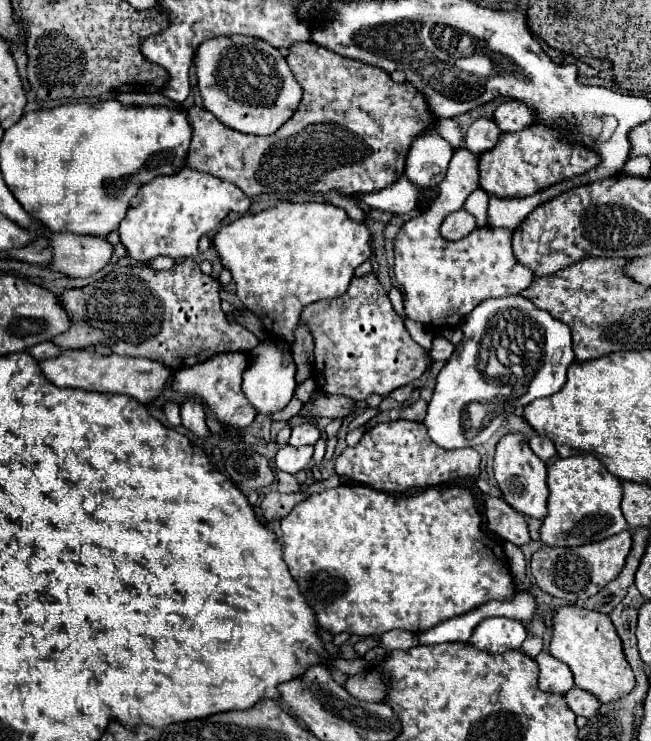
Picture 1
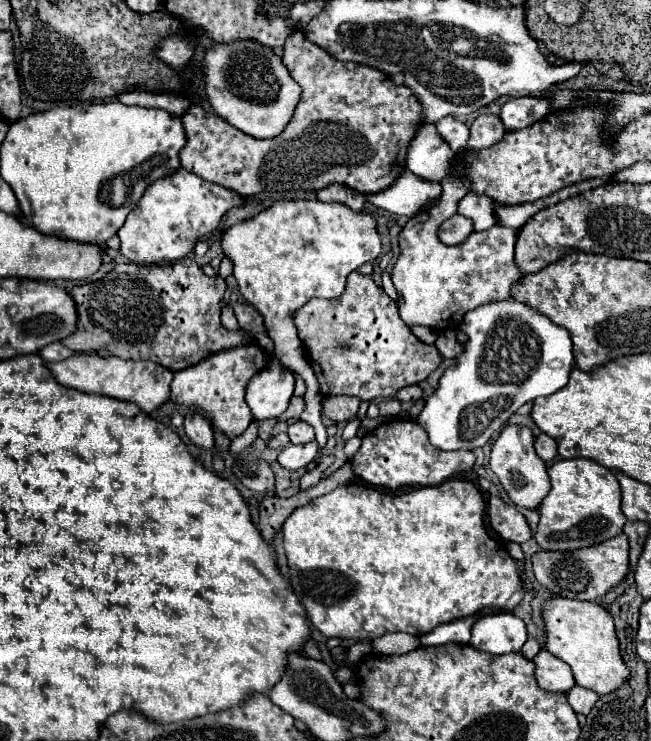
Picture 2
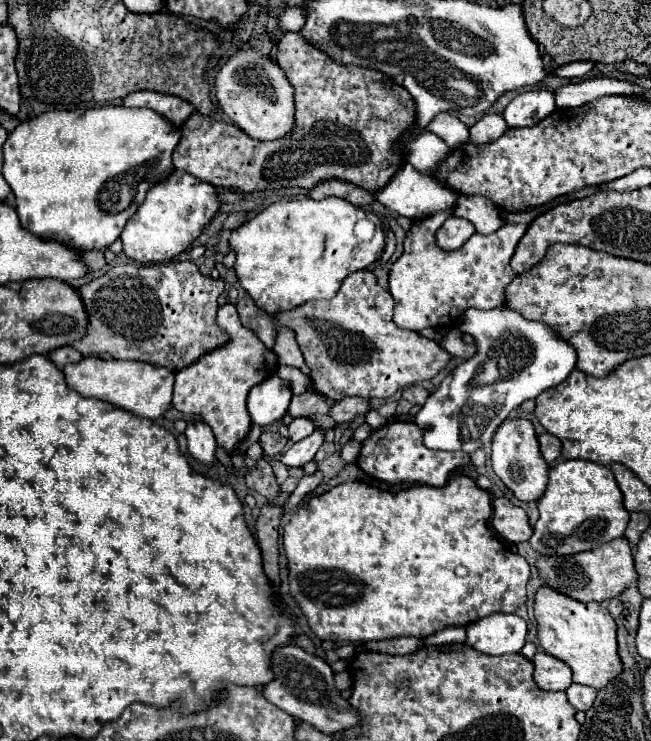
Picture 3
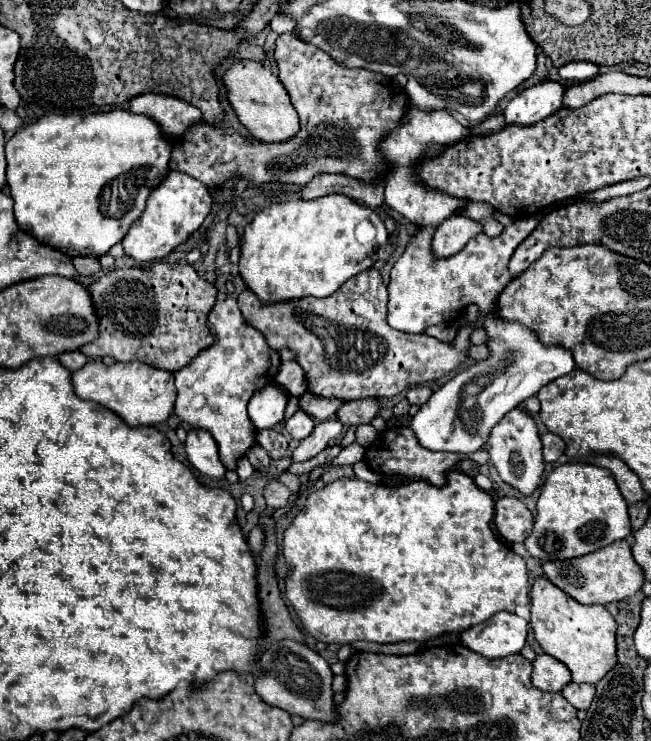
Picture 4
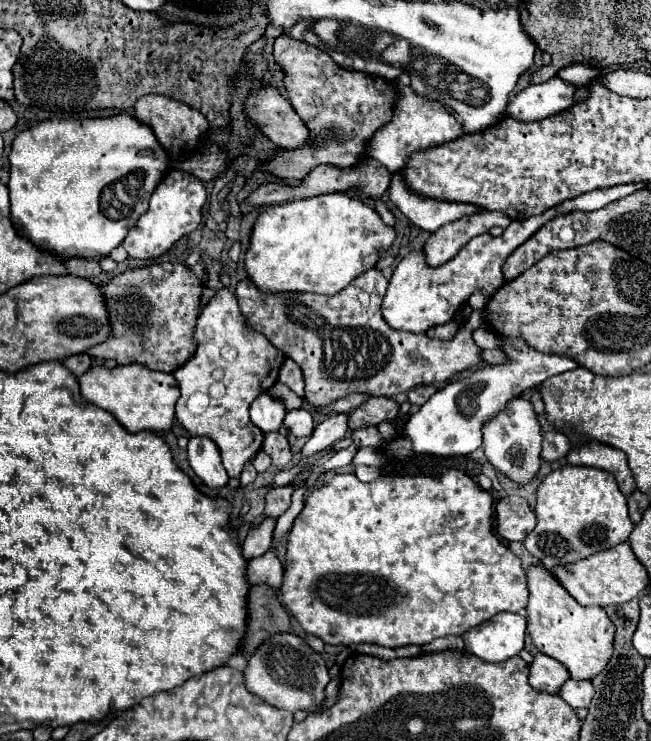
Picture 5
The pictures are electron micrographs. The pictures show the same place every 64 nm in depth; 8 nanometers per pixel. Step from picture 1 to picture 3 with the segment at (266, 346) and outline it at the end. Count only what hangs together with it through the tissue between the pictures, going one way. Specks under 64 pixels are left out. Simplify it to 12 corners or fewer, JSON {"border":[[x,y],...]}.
{"border":[[278,376],[248,394],[252,422],[282,420],[292,392]]}

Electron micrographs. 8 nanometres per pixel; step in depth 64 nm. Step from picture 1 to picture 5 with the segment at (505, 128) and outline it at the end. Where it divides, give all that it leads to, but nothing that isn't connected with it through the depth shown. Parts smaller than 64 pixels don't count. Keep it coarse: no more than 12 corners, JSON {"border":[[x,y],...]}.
{"border":[[560,76],[528,86],[508,104],[536,122],[574,104],[576,86]]}

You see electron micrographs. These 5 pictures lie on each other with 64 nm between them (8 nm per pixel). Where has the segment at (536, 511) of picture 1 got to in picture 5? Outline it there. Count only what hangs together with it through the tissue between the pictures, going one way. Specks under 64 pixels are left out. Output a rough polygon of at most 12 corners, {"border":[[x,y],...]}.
{"border":[[530,400],[484,424],[488,462],[518,484],[540,468],[542,430]]}

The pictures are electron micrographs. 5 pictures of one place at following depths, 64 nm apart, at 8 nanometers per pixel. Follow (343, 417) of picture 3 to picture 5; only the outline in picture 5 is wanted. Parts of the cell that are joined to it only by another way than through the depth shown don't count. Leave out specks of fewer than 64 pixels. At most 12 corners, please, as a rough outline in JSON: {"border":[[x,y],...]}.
{"border":[[372,398],[350,412],[350,430],[392,422],[400,402]]}

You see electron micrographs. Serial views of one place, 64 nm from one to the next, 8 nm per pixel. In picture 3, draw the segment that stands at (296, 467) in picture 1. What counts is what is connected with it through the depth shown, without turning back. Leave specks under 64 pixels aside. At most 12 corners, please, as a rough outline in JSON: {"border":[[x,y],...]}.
{"border":[[330,428],[292,444],[282,454],[286,466],[304,466],[324,444]]}

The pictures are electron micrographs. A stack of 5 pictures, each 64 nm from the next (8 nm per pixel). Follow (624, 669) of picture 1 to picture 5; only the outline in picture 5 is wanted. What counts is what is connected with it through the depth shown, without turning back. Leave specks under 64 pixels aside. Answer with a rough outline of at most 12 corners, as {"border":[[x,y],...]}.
{"border":[[542,564],[526,568],[528,634],[590,680],[612,656],[614,626],[580,606]]}

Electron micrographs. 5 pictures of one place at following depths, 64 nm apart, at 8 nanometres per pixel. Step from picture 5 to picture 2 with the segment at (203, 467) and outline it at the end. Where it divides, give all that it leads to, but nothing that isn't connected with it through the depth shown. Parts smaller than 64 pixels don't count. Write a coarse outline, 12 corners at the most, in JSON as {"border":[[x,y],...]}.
{"border":[[186,414],[184,430],[200,450],[214,446],[210,422],[200,414]]}

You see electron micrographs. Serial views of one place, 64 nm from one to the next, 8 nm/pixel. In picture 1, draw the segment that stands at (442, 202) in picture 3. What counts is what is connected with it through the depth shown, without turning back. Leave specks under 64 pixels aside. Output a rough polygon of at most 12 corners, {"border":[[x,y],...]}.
{"border":[[402,176],[390,188],[362,194],[370,208],[410,214],[422,188]]}

